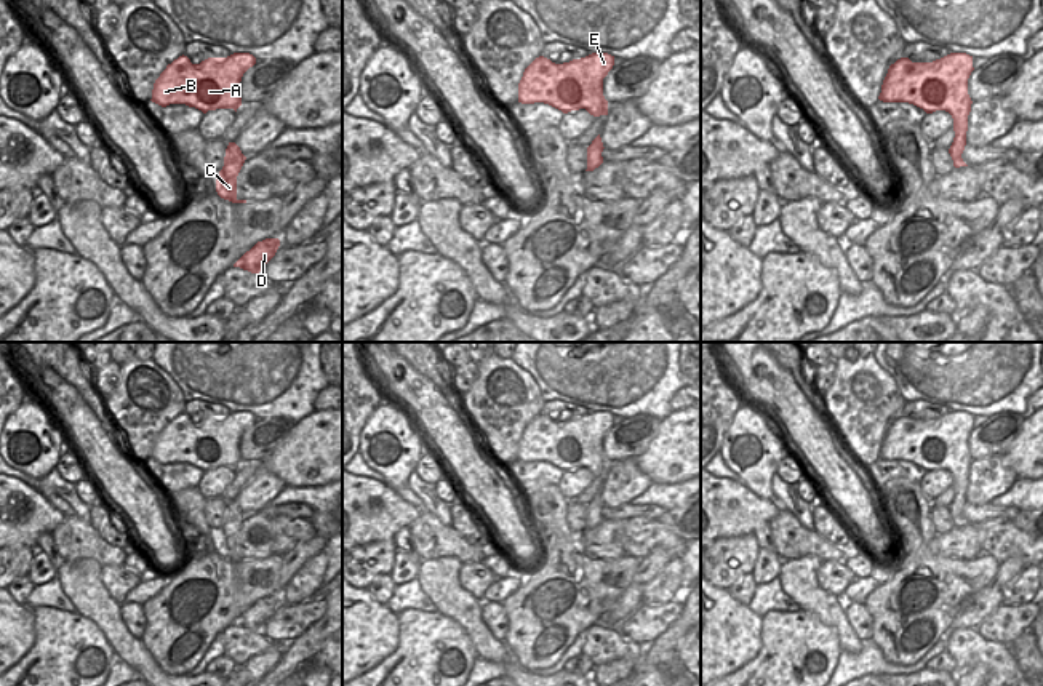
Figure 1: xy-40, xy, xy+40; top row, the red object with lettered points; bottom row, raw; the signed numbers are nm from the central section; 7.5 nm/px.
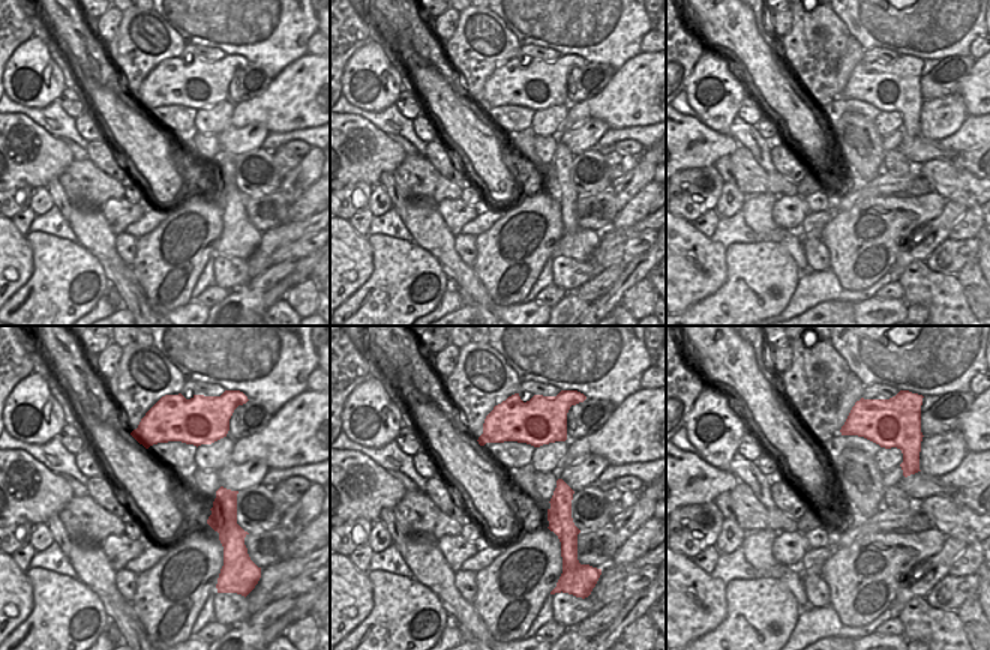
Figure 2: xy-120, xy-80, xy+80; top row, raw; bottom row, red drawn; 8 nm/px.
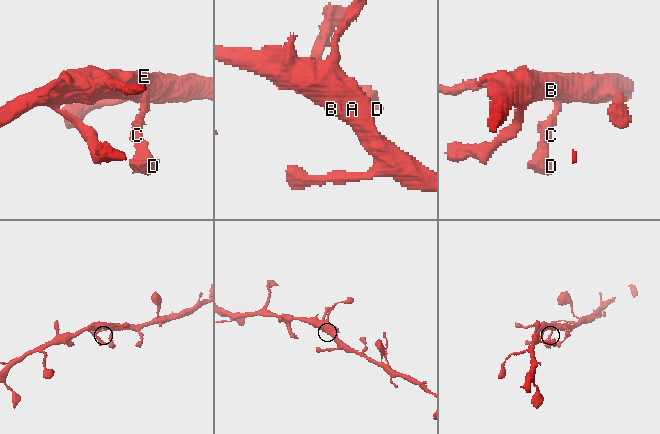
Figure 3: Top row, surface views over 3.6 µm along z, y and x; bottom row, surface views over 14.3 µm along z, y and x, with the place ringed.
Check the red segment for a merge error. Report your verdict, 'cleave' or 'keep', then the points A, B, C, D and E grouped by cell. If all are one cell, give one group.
keep; A B C D E

